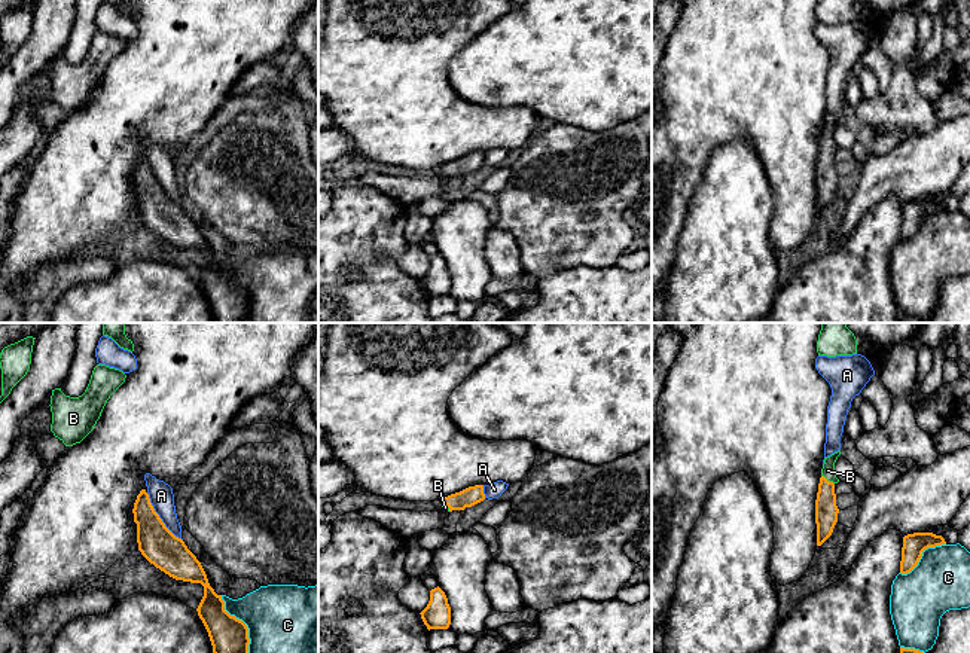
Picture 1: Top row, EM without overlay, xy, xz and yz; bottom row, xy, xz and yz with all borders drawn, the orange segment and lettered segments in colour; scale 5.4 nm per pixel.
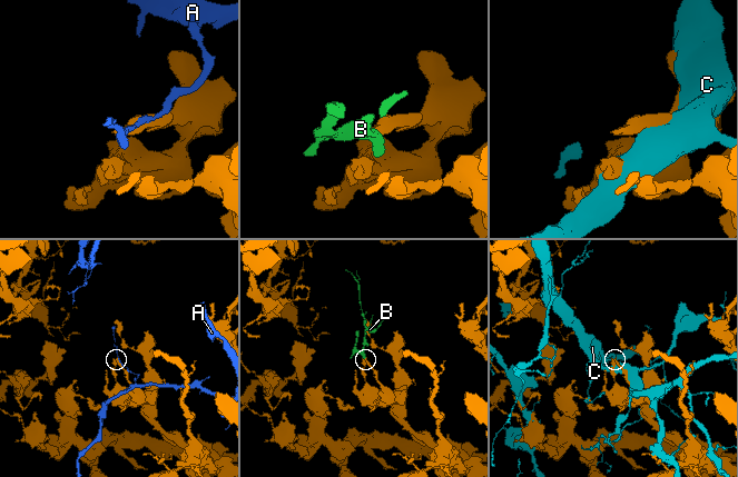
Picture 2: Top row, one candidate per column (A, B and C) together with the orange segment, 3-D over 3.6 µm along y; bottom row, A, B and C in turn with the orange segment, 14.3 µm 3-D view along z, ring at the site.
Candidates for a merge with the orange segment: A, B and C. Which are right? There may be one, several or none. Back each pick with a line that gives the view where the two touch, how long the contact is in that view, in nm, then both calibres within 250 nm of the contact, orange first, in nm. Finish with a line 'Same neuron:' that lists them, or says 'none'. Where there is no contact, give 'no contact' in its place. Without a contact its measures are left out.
B: contact in yz; length 90 nm; calibres 130 and 70 nm
Same neuron: B

